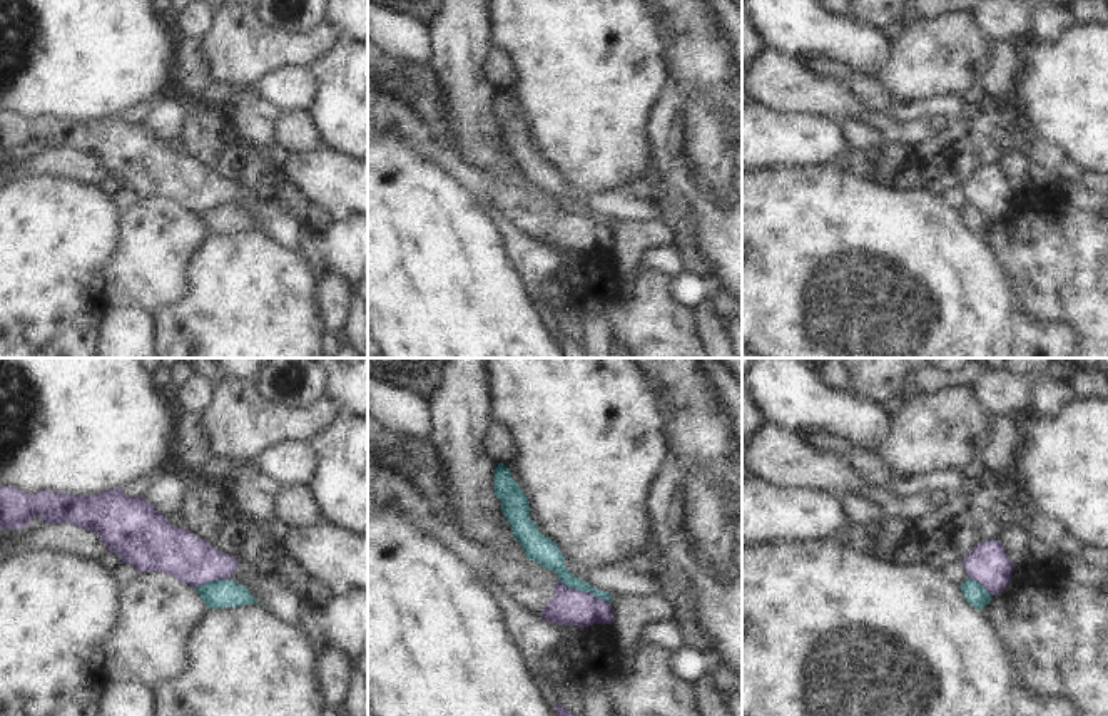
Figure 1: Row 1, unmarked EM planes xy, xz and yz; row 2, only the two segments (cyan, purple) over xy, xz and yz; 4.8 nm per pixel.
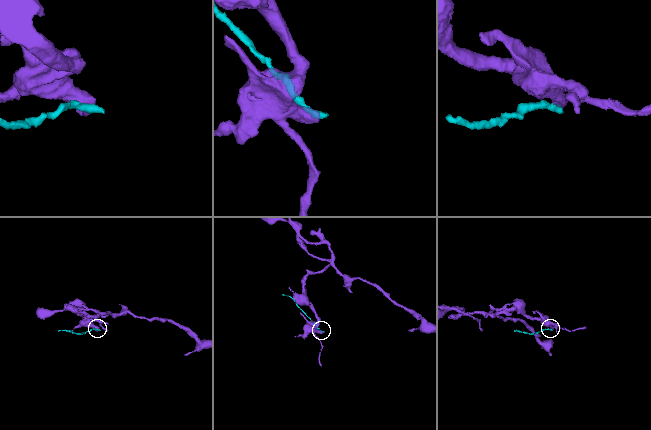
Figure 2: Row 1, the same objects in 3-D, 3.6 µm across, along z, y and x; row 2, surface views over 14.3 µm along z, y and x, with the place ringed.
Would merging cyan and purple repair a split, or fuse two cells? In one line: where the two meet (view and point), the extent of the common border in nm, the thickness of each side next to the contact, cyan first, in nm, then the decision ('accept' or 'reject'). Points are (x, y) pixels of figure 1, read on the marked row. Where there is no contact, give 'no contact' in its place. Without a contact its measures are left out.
contact xz (584, 591); length 280 nm; calibres 120 and 180 nm; reject

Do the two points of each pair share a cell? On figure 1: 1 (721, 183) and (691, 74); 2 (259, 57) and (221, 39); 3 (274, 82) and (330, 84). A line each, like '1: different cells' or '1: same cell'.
1: same cell
2: same cell
3: different cells

